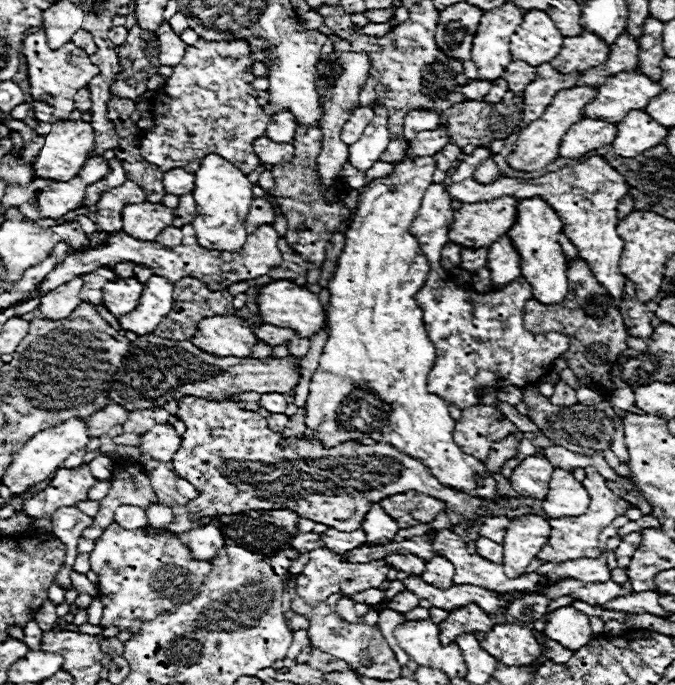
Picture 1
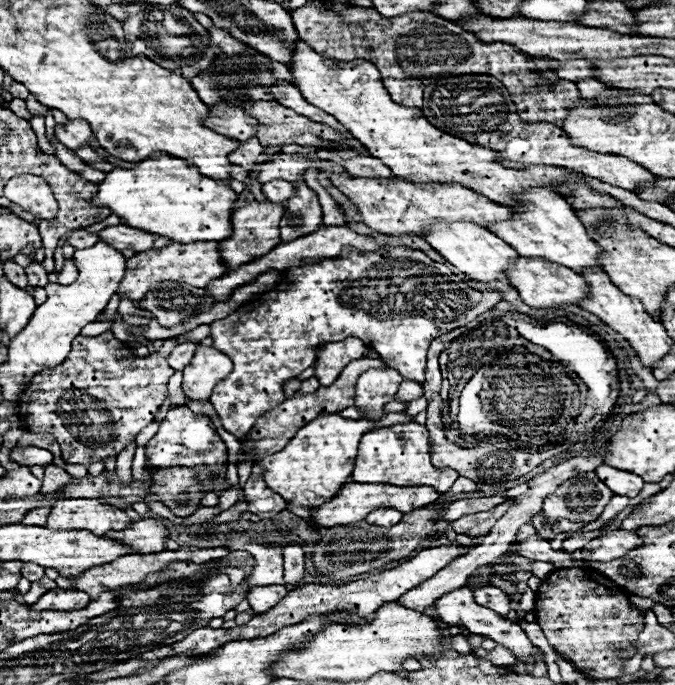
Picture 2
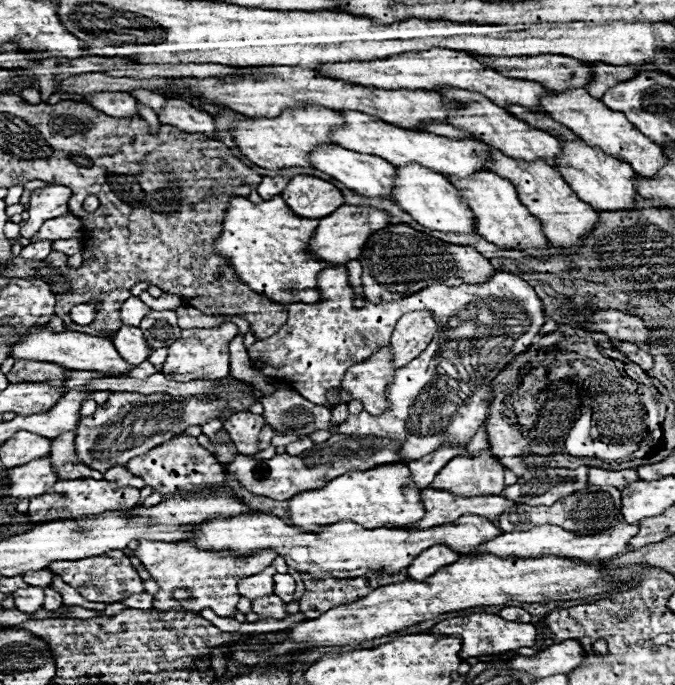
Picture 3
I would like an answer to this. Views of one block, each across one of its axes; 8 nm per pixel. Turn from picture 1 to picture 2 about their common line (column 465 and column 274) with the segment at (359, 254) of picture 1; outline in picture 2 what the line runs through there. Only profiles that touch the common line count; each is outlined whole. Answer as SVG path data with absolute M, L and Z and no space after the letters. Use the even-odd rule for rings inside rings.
M392 412L384 416L380 422L368 422L368 420L346 420L340 414L326 414L318 416L306 426L302 426L294 438L276 454L262 456L256 460L258 466L264 468L264 480L266 484L280 494L288 502L296 502L298 506L312 508L320 506L324 500L332 498L334 490L338 490L344 482L348 482L356 452L358 452L358 442L362 434L380 428L380 426L390 426L390 424L406 424L412 422L414 416L406 412Z

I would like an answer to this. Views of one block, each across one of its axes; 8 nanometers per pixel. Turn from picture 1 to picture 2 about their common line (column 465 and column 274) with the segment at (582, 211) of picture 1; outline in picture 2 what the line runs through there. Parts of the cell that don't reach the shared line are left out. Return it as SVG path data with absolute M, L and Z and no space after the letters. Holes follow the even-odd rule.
M266 182L262 184L262 192L268 196L270 202L286 204L294 196L294 186L290 182Z

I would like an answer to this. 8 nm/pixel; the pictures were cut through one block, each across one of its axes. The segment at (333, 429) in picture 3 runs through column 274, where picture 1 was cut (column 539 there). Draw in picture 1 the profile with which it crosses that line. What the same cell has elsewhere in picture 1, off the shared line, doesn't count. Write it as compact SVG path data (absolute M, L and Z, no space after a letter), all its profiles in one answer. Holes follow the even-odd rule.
M526 386L524 394L522 394L522 402L528 406L528 418L540 428L540 432L550 438L552 442L556 442L558 446L564 446L566 450L572 452L580 452L586 456L592 456L594 452L586 452L586 450L598 450L604 452L610 448L612 442L612 434L614 434L614 424L612 420L608 420L602 412L594 410L592 406L584 406L584 404L574 404L574 406L554 406L546 396L542 396L538 392L536 386Z

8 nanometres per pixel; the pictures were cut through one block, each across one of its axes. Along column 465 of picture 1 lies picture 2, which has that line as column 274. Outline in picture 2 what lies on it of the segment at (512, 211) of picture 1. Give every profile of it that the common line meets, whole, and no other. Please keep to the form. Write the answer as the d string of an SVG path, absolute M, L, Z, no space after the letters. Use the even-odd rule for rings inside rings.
M252 202L244 204L242 208L232 212L232 238L226 238L220 242L220 256L228 270L236 270L242 264L248 264L264 254L268 254L272 248L280 244L280 218L284 214L284 208L280 204L272 202Z

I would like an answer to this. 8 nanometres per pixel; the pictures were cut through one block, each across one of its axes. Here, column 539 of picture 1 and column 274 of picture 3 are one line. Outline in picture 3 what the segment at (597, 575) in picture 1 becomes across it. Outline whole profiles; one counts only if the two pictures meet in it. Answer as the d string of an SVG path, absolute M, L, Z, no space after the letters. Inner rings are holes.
M268 566L262 574L254 574L252 578L244 578L238 582L238 590L240 590L240 596L244 598L264 598L268 594L272 594L272 588L274 588L274 582L272 582L272 576L276 574L276 570L272 566Z

